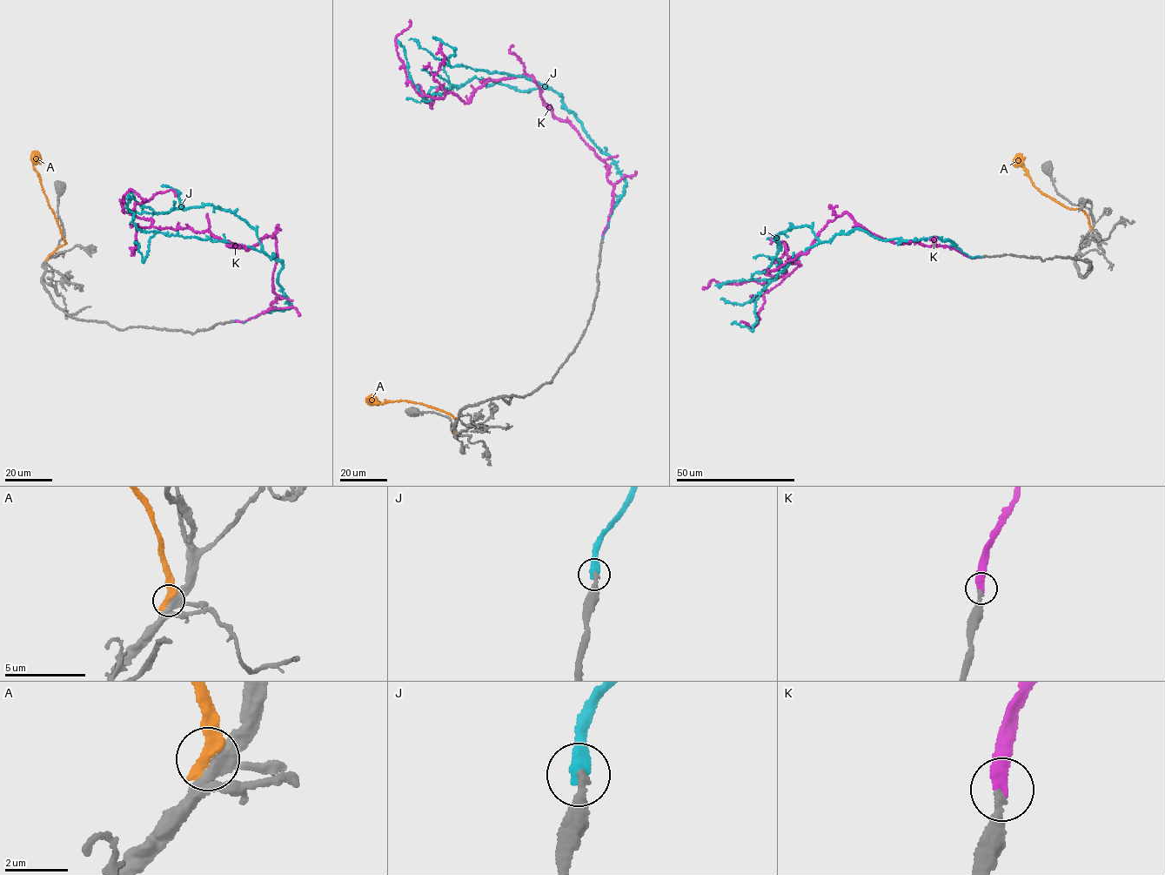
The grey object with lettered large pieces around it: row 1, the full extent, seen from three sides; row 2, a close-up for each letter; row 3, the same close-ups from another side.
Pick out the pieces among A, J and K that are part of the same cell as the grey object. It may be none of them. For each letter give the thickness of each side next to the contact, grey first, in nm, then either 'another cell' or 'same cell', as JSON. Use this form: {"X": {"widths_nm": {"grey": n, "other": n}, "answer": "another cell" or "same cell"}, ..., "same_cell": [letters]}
{"A": {"widths_nm": {"grey": 300, "other": 440}, "answer": "another cell"}, "J": {"widths_nm": {"grey": 240, "other": 360}, "answer": "another cell"}, "K": {"widths_nm": {"grey": 240, "other": 340}, "answer": "same cell"}, "same_cell": ["K"]}

